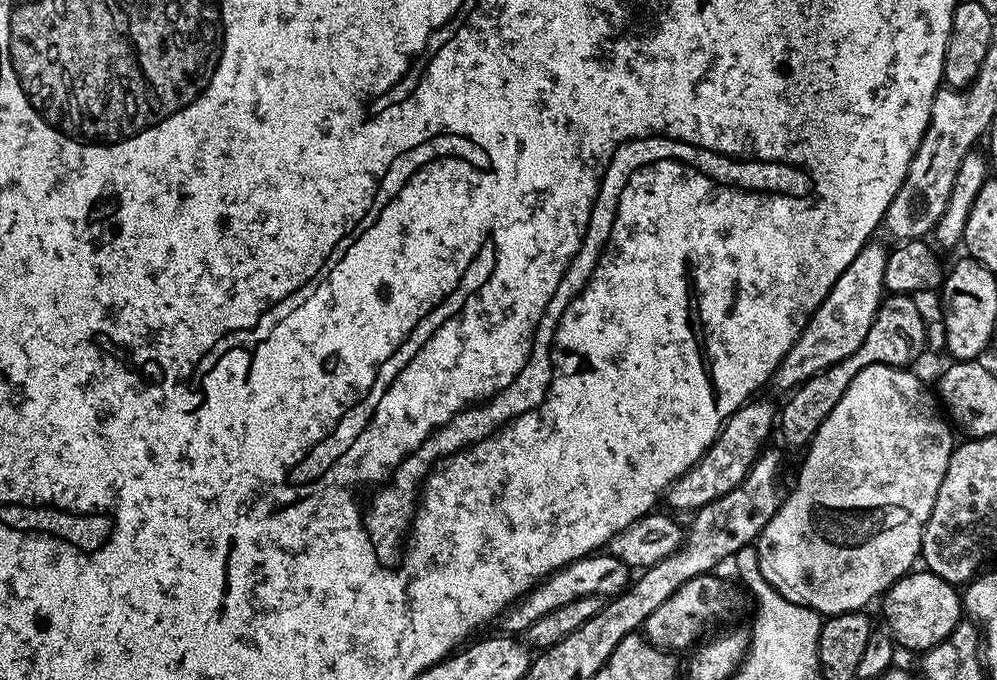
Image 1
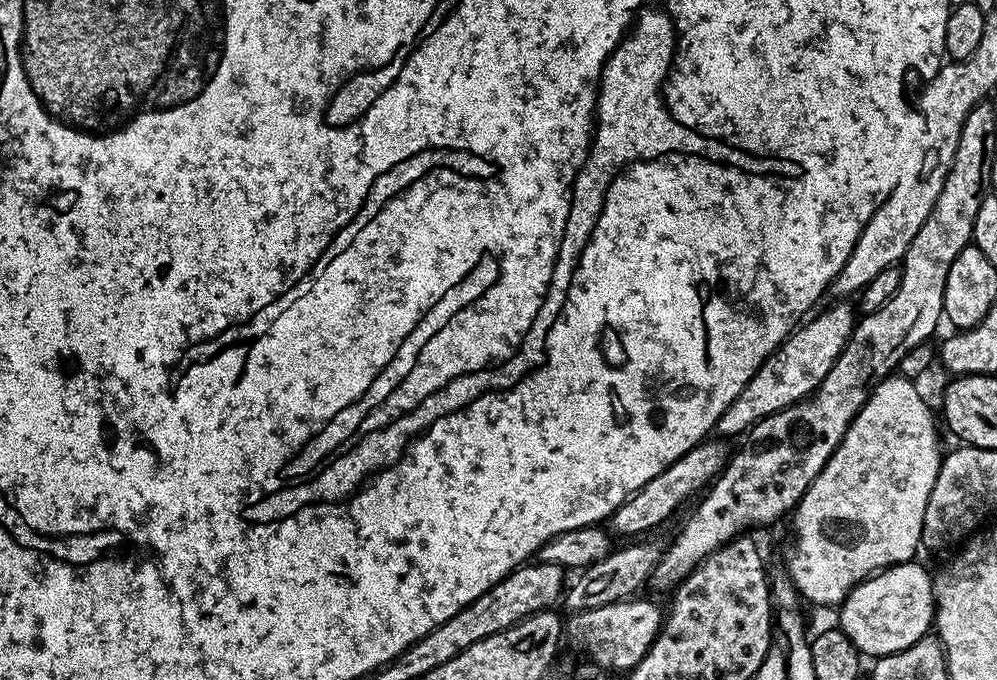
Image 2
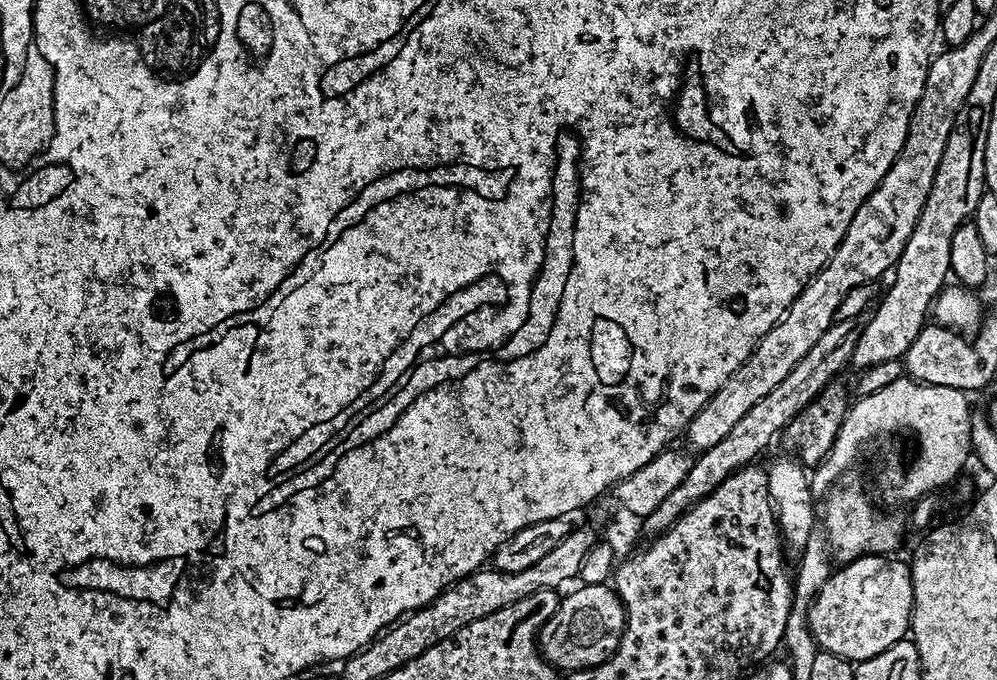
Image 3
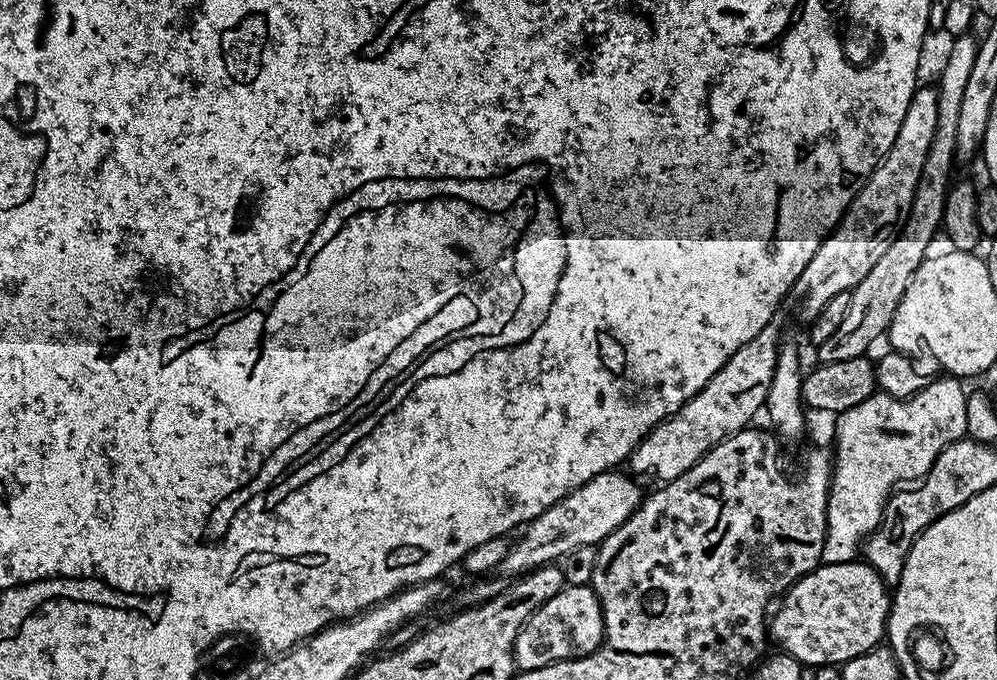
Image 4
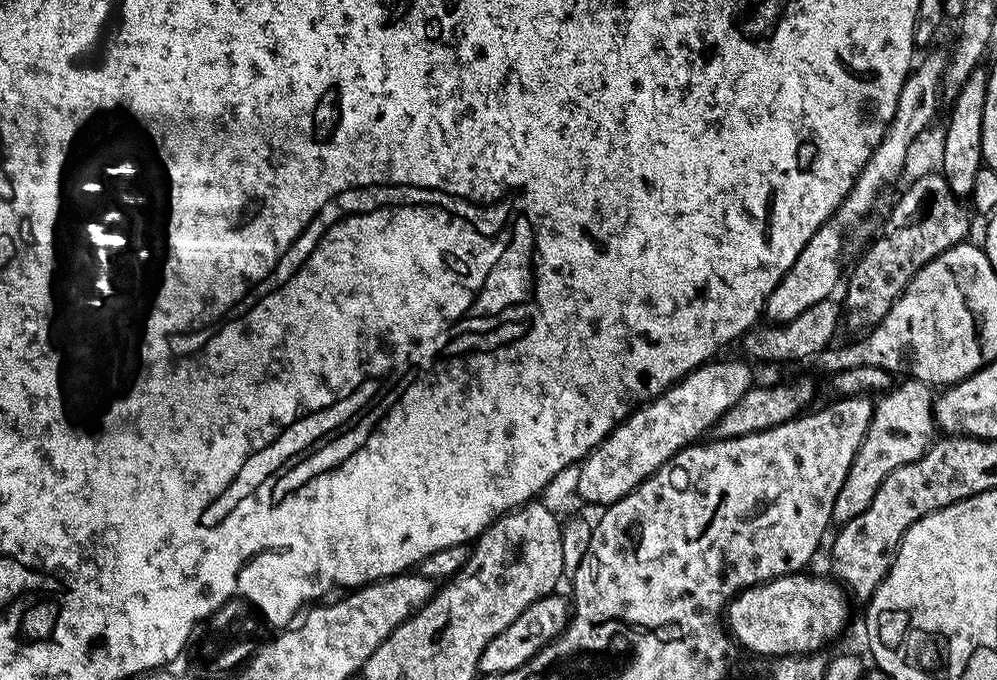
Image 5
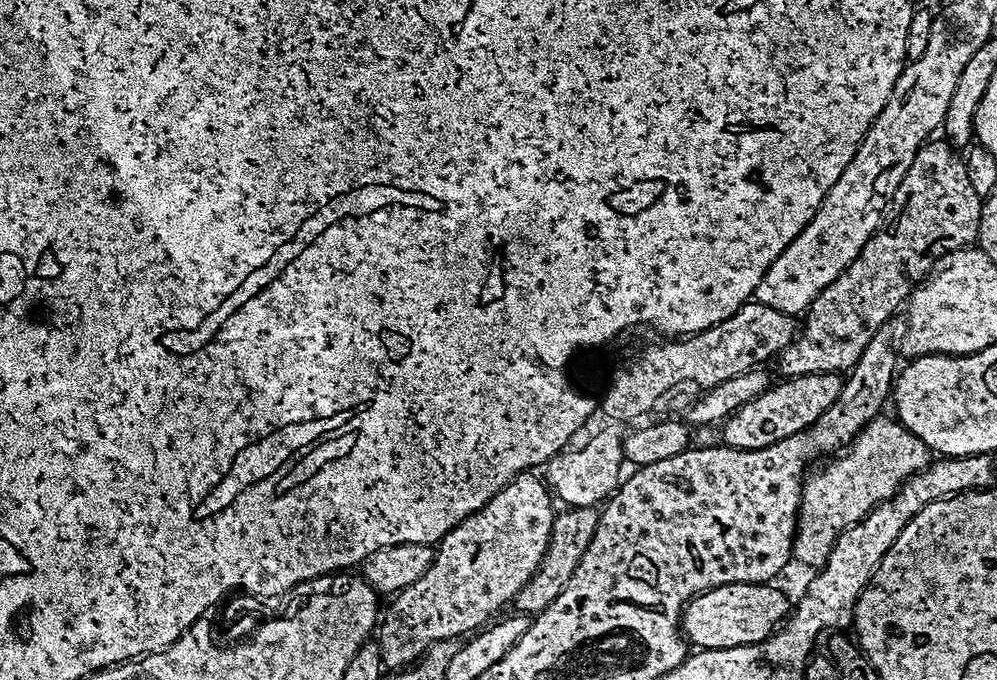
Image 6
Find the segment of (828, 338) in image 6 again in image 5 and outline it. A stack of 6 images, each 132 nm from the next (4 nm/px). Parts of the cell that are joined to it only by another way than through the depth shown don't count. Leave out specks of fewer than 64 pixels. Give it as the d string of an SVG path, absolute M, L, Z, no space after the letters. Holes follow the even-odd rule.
M936 170L929 176L918 177L905 190L904 197L892 212L892 229L881 240L873 242L848 280L848 297L842 300L847 327L849 324L852 328L871 329L907 290L920 268L935 256L969 239L968 212L964 204L961 197L952 193L943 174Z

